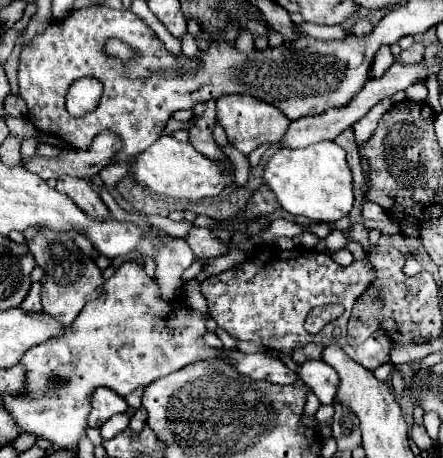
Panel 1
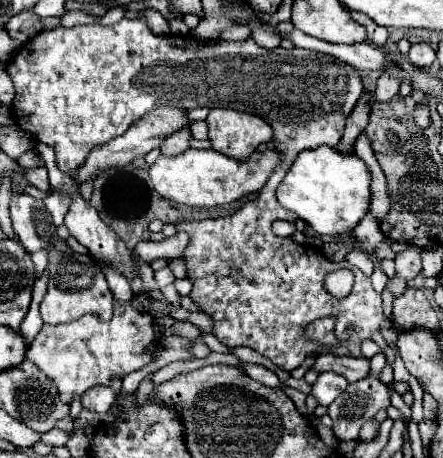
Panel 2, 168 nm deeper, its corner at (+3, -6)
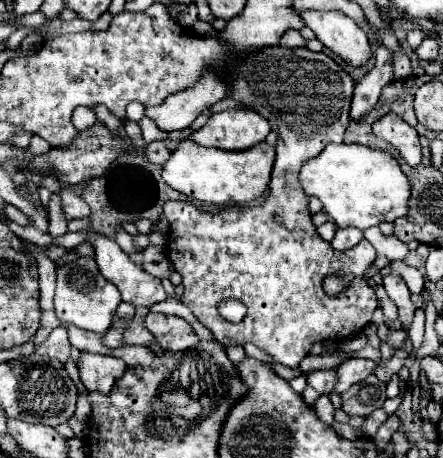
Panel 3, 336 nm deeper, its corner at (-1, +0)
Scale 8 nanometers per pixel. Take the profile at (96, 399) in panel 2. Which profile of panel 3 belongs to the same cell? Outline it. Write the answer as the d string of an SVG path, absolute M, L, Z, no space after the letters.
M82 352L80 362L80 380L90 392L108 394L110 388L116 384L116 378L120 378L126 370L124 360L114 356L102 356L102 354L88 354Z

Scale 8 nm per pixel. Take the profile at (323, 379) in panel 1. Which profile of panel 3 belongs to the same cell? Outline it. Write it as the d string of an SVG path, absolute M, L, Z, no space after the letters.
M350 358L342 364L336 366L336 384L334 384L334 392L342 394L346 392L352 384L358 384L360 380L364 380L366 376L370 376L376 368L376 362L372 360L356 360Z

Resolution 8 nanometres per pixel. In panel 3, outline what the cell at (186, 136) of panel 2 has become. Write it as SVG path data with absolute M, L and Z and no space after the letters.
M156 140L146 146L146 158L154 164L164 164L170 158L170 154L172 154L172 150L168 148L166 140Z

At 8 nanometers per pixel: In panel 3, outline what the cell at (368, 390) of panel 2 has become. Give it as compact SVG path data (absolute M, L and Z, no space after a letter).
M368 376L342 394L342 410L350 416L368 416L386 400L386 384L376 376Z

